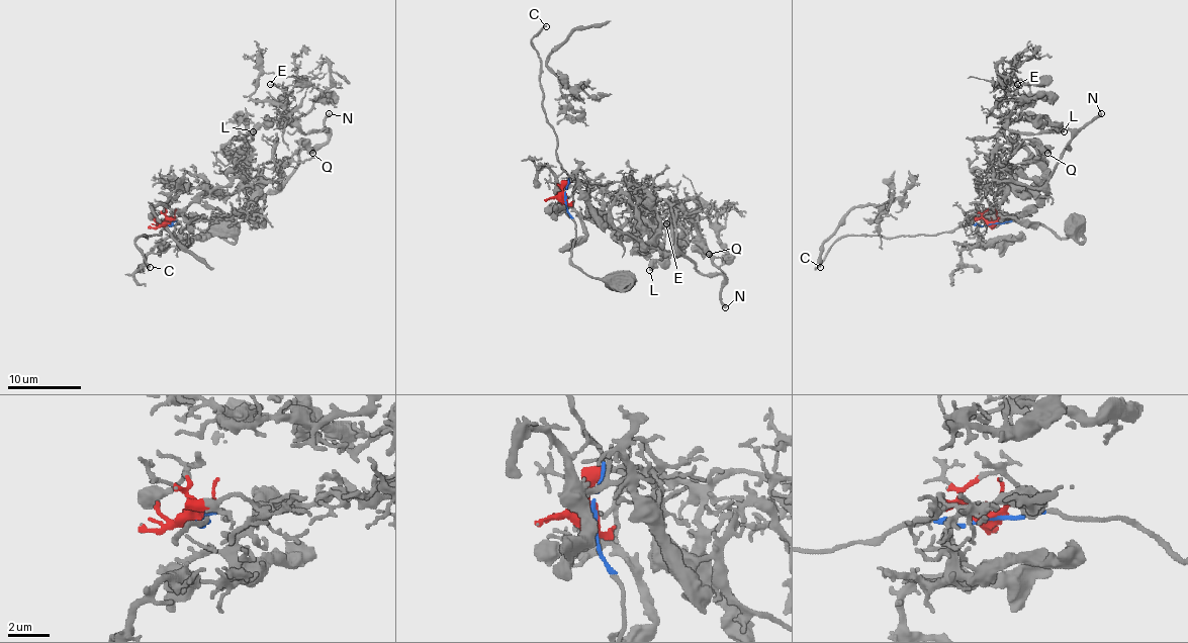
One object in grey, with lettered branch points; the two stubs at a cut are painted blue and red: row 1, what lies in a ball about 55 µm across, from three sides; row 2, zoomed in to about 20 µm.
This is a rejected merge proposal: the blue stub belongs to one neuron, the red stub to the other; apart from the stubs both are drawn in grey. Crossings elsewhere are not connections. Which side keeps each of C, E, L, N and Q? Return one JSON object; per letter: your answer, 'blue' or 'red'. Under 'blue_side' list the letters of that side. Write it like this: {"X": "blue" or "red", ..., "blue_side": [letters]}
{"C": "blue", "E": "red", "L": "red", "N": "red", "Q": "red", "blue_side": ["C"]}

